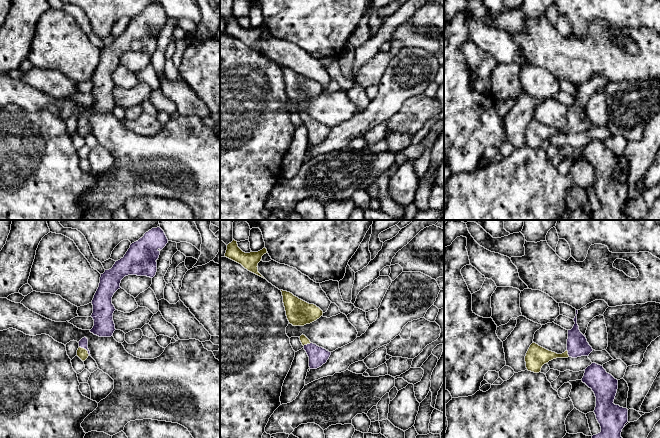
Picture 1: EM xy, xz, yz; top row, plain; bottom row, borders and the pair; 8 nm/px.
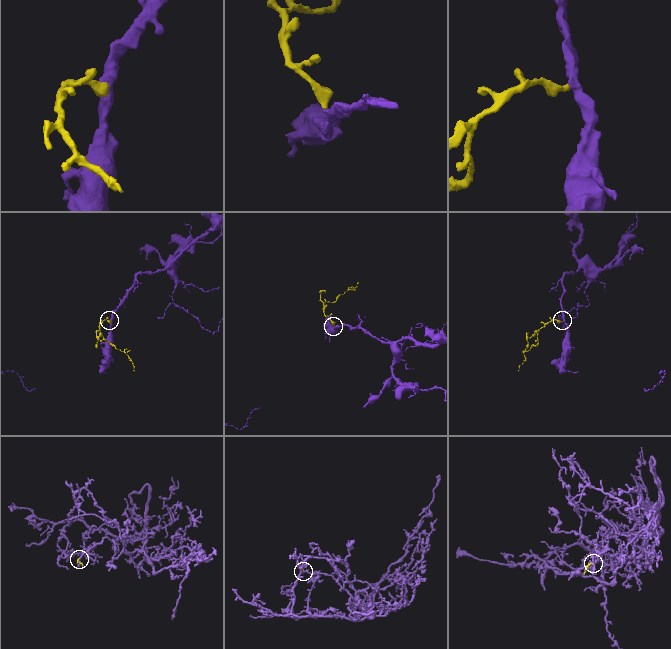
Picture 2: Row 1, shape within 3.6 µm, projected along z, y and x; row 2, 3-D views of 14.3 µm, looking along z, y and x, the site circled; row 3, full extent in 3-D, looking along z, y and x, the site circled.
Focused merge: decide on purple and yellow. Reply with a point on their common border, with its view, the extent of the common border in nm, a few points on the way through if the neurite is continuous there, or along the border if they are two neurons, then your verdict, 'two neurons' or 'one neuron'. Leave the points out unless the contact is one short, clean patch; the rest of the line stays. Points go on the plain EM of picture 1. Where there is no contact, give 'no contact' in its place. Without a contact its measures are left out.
meets purple in xy at (85, 124); contact 120 nm long; runs through xy (83, 119), (85, 124), (82, 129); one neuron

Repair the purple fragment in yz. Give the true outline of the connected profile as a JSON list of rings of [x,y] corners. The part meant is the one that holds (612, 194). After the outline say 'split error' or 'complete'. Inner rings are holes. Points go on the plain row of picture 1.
[[[596,139],[584,147],[582,158],[595,170],[594,189],[601,203],[601,208],[592,212],[592,220],[632,220],[621,213],[622,205],[628,198],[628,185],[613,179],[618,156]]]; complete

